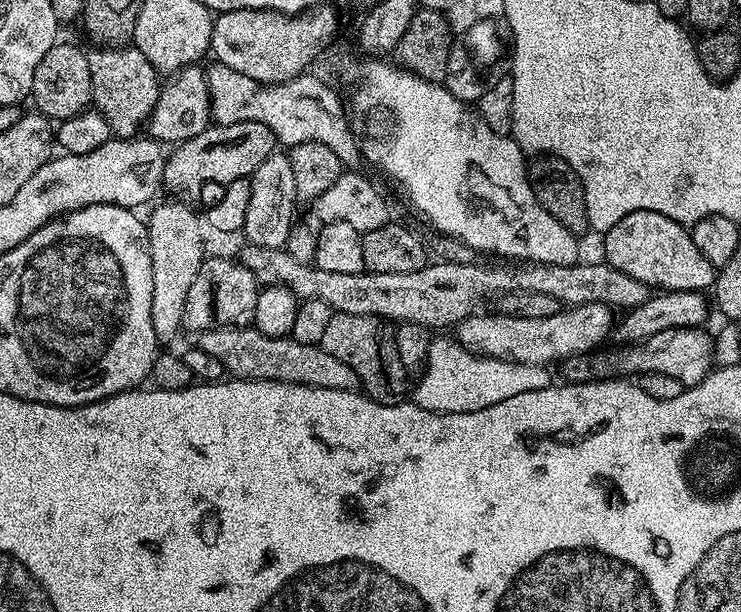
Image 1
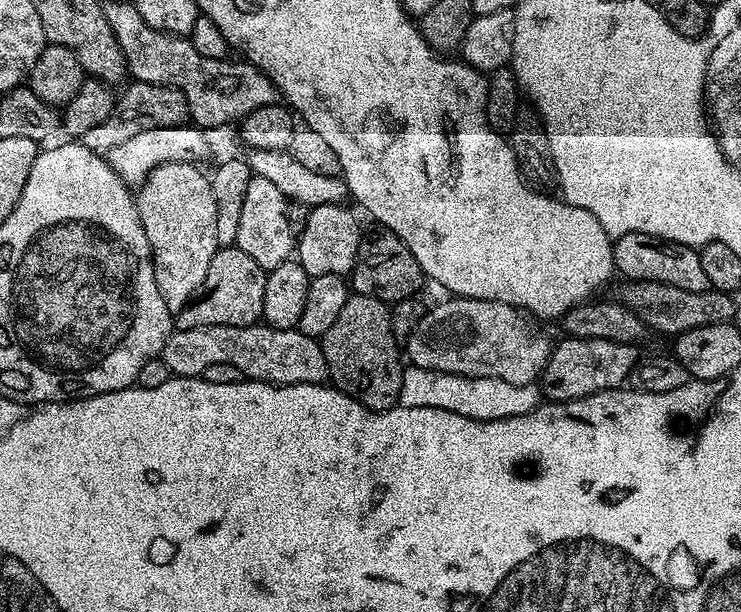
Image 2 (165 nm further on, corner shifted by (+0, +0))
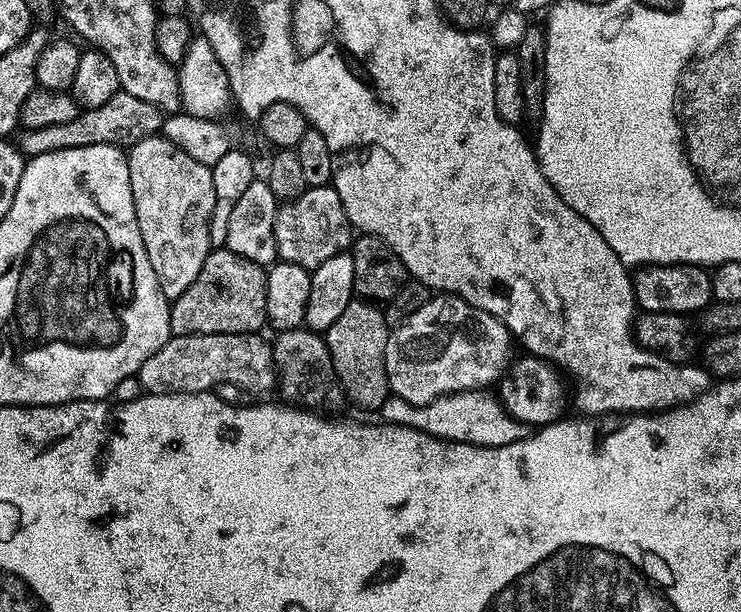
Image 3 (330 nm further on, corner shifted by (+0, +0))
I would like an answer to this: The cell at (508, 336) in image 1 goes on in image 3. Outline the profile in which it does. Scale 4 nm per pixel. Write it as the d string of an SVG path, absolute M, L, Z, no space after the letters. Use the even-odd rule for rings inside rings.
M433 295L426 306L422 306L422 310L414 310L410 318L391 329L386 346L386 374L391 395L401 396L415 404L429 404L431 400L451 392L465 392L471 388L487 389L495 385L513 363L512 344L514 348L512 333L501 320L494 318L494 314L478 310L460 296Z

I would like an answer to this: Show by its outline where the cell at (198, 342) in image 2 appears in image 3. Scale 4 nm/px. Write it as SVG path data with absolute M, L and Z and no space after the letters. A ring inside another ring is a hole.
M255 332L246 334L190 334L189 336L173 336L158 350L158 354L150 354L138 373L143 391L148 394L158 392L207 392L221 384L236 384L245 393L255 388L268 388L277 383L278 368L274 363L273 345L263 340L263 335Z

